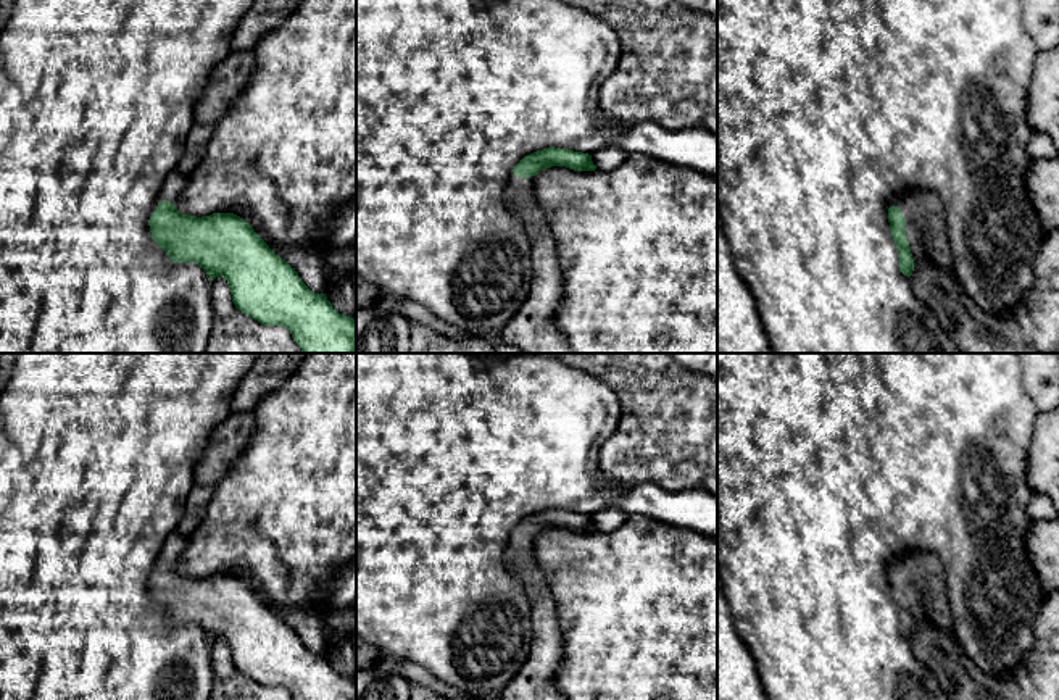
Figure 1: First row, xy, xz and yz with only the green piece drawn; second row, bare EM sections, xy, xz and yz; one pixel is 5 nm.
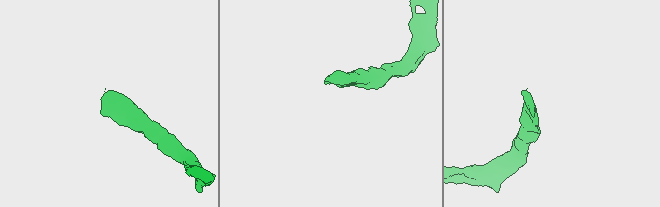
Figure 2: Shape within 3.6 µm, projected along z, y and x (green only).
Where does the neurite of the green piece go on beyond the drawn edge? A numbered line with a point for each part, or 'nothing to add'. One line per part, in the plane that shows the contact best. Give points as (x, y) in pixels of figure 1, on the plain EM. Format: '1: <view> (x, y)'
1: yz (926, 589)

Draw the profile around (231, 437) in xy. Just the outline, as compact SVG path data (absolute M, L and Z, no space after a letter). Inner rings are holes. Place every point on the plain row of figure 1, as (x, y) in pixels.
M230 411L214 429L210 445L193 471L195 484L214 487L247 448L253 432L251 413Z

